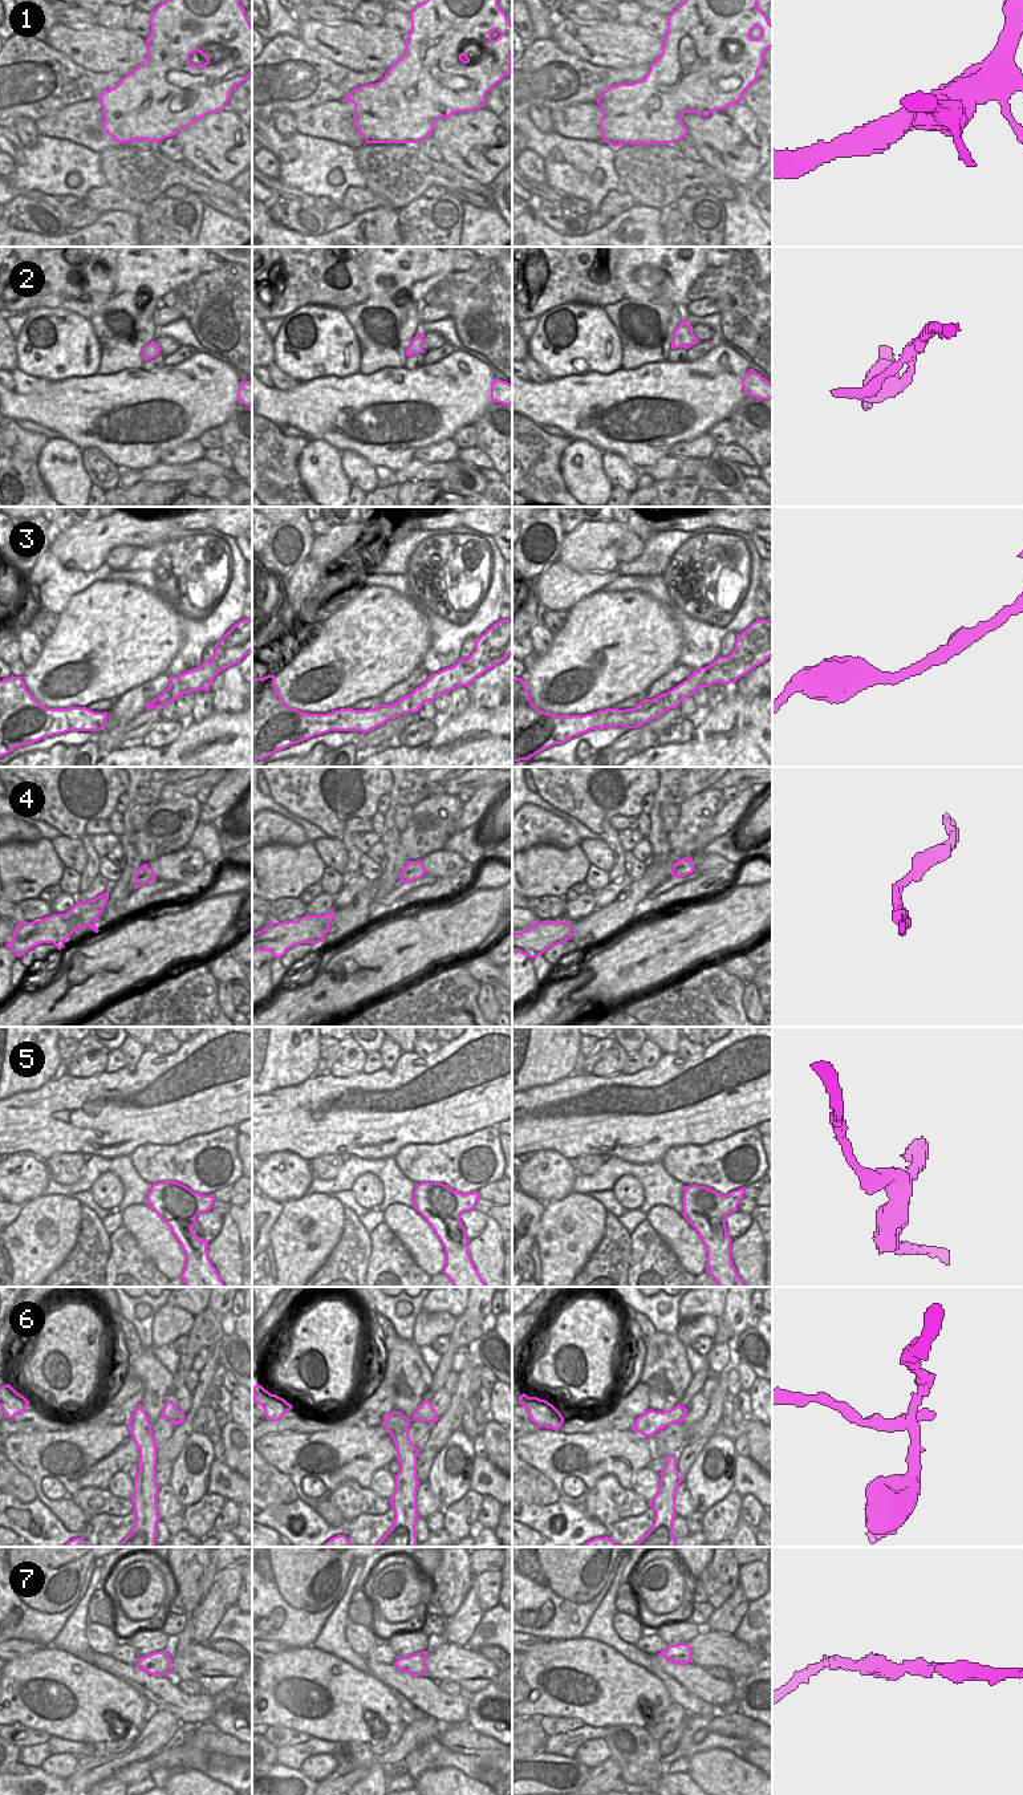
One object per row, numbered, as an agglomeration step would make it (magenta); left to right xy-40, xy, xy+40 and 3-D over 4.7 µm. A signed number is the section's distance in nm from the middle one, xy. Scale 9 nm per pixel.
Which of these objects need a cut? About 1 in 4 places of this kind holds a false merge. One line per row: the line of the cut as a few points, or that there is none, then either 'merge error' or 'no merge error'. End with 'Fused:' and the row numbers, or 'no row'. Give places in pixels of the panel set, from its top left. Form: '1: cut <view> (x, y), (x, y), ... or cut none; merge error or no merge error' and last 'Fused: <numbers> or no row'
1: cut none; no merge error
2: cut none; no merge error
3: cut none; no merge error
4: cut none; no merge error
5: cut none; no merge error
6: cut xy (406, 1426), (390, 1434); merge error
7: cut none; no merge error
Fused: 6

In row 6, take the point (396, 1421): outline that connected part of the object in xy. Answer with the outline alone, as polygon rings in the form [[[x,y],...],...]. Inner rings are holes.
[[[393,1412],[389,1416],[383,1416],[382,1426],[391,1434],[410,1425],[410,1420],[401,1412]]]

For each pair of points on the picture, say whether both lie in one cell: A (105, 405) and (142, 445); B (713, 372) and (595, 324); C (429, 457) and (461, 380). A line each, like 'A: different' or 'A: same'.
A: same
B: different
C: different

